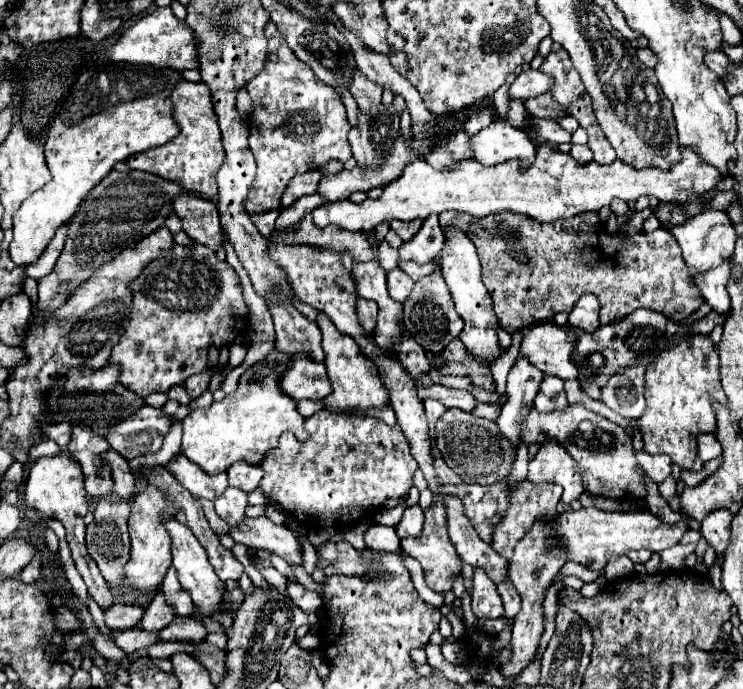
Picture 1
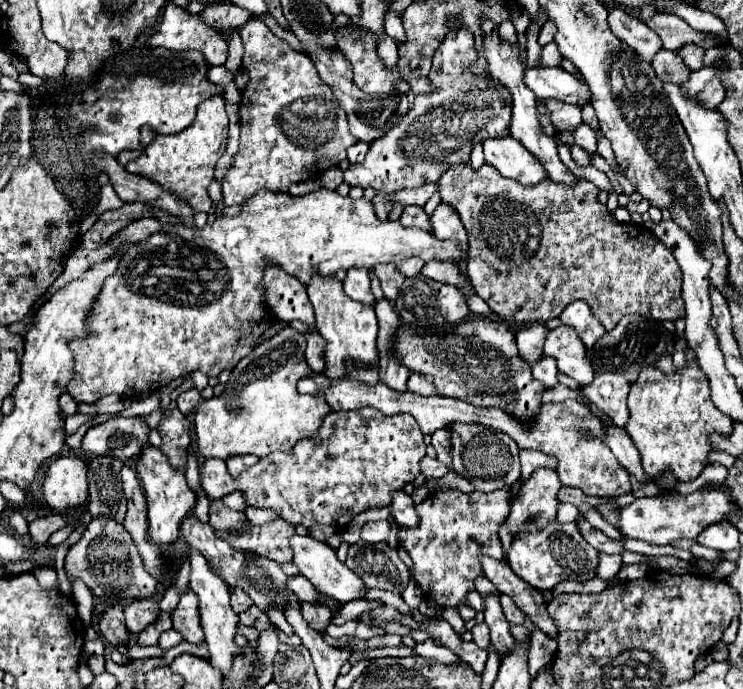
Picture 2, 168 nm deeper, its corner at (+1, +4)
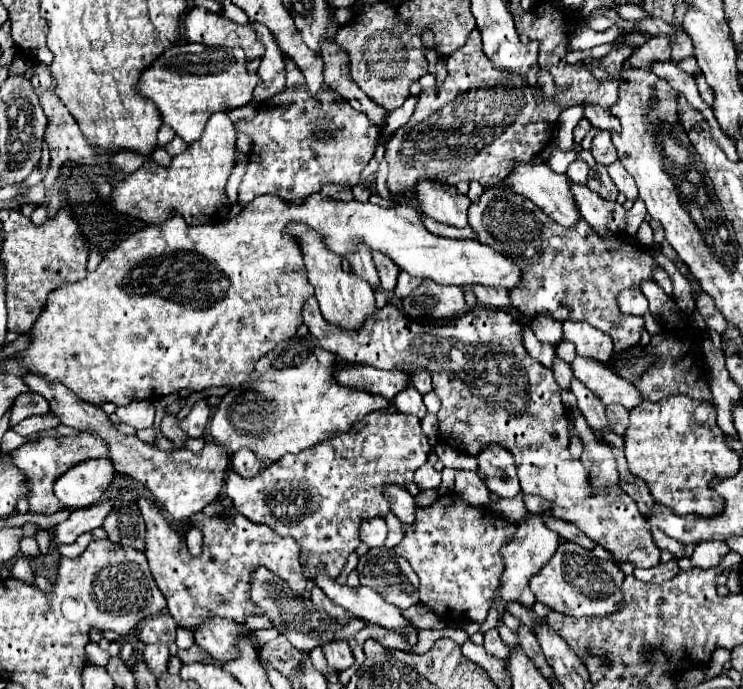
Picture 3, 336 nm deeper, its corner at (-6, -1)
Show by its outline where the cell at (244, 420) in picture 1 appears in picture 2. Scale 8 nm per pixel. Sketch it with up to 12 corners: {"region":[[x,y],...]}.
{"region":[[285,327],[195,411],[201,457],[289,451],[327,399],[299,395],[305,335]]}

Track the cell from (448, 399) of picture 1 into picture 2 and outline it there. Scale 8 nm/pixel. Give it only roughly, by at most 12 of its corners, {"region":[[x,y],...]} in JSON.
{"region":[[411,373],[407,389],[421,395],[435,395],[433,383]]}

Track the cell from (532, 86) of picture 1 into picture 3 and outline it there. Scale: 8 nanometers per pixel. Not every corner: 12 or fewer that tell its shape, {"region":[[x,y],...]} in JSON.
{"region":[[584,104],[584,116],[600,130],[618,130],[618,118],[598,104]]}

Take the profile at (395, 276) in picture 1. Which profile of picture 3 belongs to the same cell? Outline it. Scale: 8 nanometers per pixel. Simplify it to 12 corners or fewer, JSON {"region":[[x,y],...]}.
{"region":[[374,254],[374,264],[380,274],[380,284],[386,292],[394,292],[398,266]]}

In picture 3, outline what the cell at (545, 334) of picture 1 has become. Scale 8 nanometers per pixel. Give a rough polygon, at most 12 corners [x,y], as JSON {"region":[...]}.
{"region":[[576,354],[574,378],[606,406],[622,402],[632,410],[642,402],[632,384],[606,364]]}

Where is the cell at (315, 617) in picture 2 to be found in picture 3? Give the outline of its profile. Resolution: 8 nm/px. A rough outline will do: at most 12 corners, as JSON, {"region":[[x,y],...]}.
{"region":[[346,642],[322,646],[328,664],[334,670],[346,670],[354,664]]}

